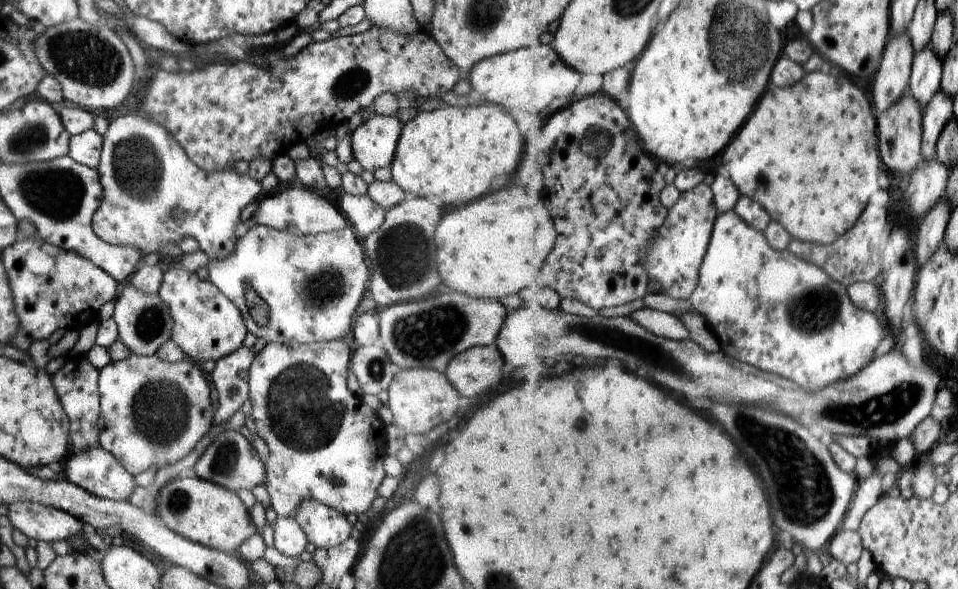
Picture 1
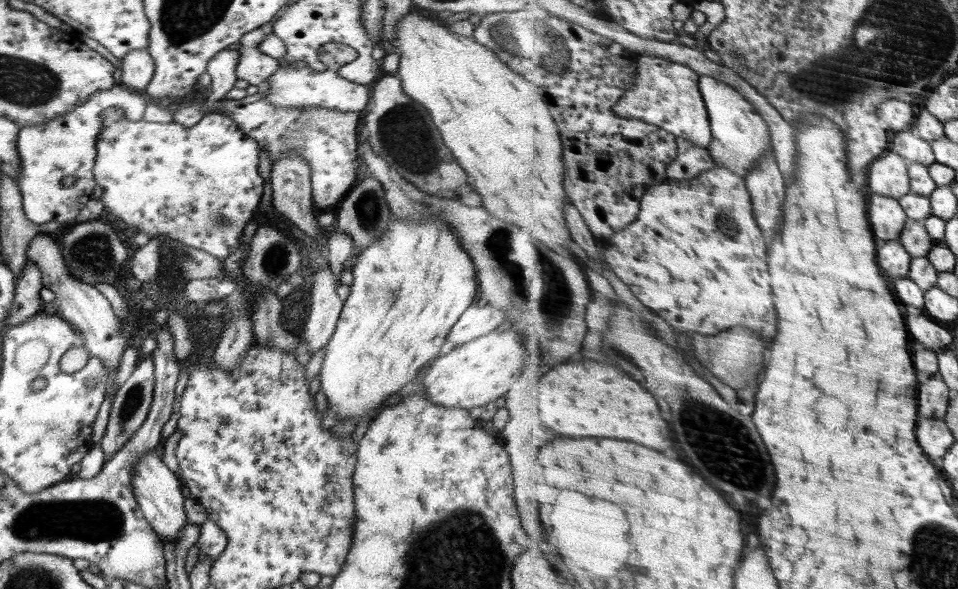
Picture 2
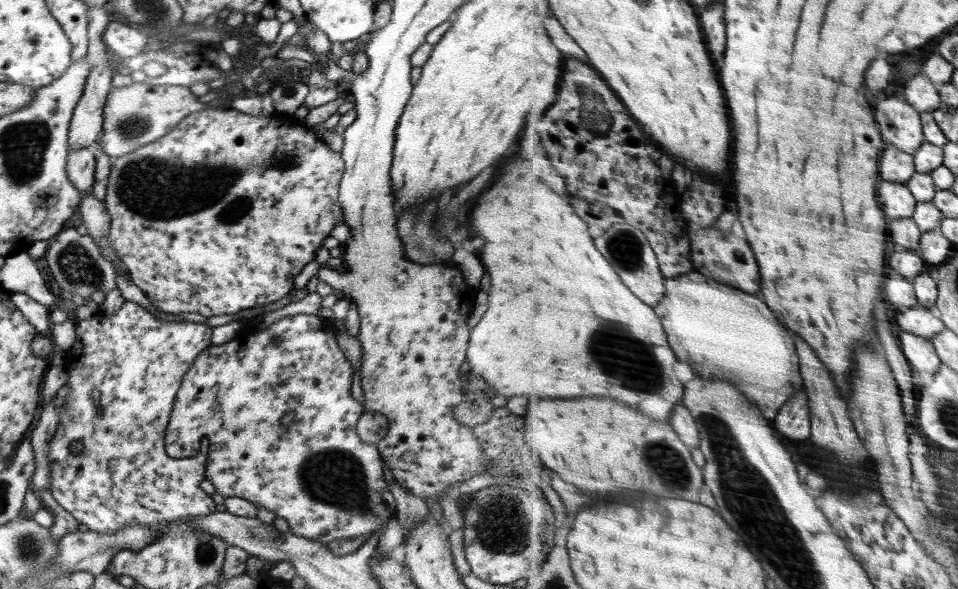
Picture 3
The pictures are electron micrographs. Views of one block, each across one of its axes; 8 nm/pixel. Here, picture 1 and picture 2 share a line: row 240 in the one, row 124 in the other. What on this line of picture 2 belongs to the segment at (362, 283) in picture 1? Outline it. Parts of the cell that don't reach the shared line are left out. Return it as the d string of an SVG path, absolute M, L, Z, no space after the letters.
M224 97L222 112L229 116L239 130L252 137L261 150L268 150L270 158L278 160L283 152L297 148L303 159L310 165L311 193L313 206L318 212L336 205L349 193L358 180L358 130L364 113L343 113L322 107L274 107L260 99L242 105L240 100Z

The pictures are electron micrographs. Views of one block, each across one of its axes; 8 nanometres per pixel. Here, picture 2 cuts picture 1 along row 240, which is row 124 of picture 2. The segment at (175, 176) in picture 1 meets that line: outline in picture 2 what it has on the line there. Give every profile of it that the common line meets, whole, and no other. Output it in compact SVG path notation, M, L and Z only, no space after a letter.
M117 106L107 108L101 114L101 119L103 120L103 126L100 126L100 135L96 137L97 151L93 173L94 180L104 188L102 198L105 207L126 224L135 226L139 232L146 232L146 234L150 234L152 237L160 235L161 237L172 238L172 240L182 242L186 246L204 250L204 252L215 256L218 260L226 260L239 247L239 238L243 234L246 224L256 218L257 208L263 195L264 179L258 173L258 163L260 162L258 156L260 156L261 151L258 143L252 137L240 131L237 124L229 116L222 112L217 113L214 110L207 112L191 128L185 128L185 126L174 121L160 124L159 122L146 122L142 118L138 122L132 122L123 115L123 110L117 108Z

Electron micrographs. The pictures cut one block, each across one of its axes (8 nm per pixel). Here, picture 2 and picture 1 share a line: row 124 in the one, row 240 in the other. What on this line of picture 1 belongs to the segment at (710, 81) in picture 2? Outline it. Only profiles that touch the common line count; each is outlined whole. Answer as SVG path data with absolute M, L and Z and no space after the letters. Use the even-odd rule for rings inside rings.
M735 210L719 216L701 268L701 282L691 301L722 340L722 350L728 356L734 356L736 326L738 360L796 380L808 390L824 390L826 386L864 370L876 360L876 350L880 348L888 331L881 315L862 310L854 304L846 285L834 280L821 266L796 256L792 251L776 250L765 232L749 225ZM782 356L790 360L788 364L792 366L782 366Z

